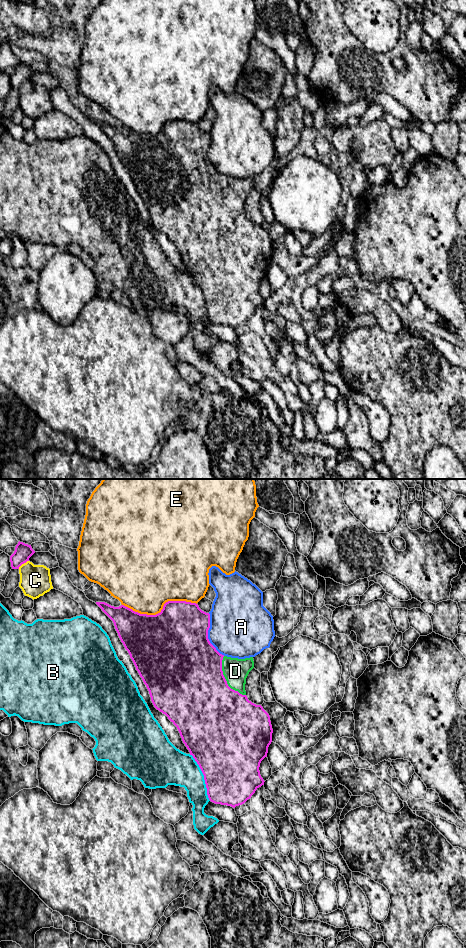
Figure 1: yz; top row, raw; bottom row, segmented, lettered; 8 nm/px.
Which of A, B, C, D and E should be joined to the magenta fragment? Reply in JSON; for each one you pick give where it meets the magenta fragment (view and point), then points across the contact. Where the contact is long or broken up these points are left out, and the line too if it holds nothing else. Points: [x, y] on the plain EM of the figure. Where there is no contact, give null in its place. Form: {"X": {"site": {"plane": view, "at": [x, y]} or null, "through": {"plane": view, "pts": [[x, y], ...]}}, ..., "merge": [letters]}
{"D": {"site": {"plane": "yz", "at": [225, 199]}}, "merge": ["D"]}

